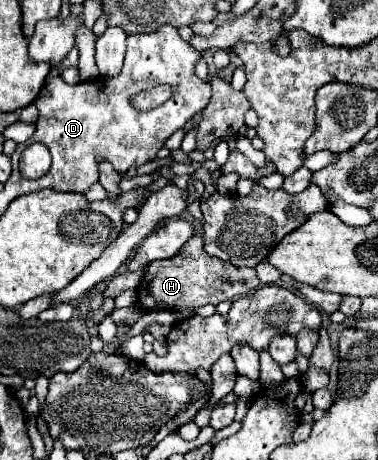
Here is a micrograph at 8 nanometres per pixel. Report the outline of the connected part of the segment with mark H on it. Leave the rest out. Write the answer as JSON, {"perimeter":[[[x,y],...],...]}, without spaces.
{"perimeter":[[[193,235],[181,249],[179,255],[163,261],[155,261],[147,265],[147,273],[143,277],[139,289],[139,303],[147,311],[163,311],[163,309],[183,309],[183,307],[201,307],[207,303],[221,303],[241,295],[247,295],[259,287],[259,279],[255,269],[239,269],[229,265],[227,261],[219,261],[219,257],[211,257],[203,249],[203,239]]]}

